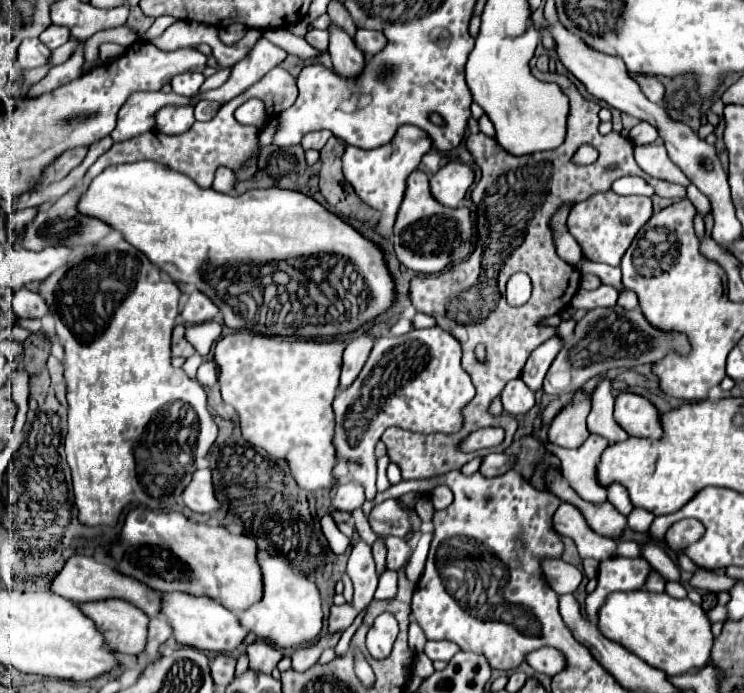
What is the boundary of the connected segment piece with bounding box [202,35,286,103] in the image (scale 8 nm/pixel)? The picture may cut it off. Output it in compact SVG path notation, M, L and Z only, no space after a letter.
M260 35L260 39L248 51L248 55L232 67L230 79L222 87L204 93L202 99L212 99L218 103L232 101L240 93L244 93L250 85L254 85L258 79L262 79L272 67L282 63L284 59L286 59L286 51L272 45L264 35Z

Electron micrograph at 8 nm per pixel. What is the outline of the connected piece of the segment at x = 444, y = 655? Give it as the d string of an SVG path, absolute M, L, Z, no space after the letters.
M428 641L424 647L424 655L428 655L432 661L450 661L458 651L460 647L452 641Z

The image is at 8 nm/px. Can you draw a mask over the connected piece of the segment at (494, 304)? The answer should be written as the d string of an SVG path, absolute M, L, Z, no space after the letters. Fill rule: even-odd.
M532 69L532 73L540 81L554 81L568 95L570 99L568 133L566 133L564 143L558 149L522 155L522 157L514 157L506 153L504 149L498 149L490 155L490 149L500 147L500 145L496 143L496 139L486 137L484 133L474 133L466 139L466 147L476 157L476 163L482 171L480 183L476 183L476 187L472 189L472 201L478 207L476 209L476 229L478 229L476 249L466 261L446 267L446 271L438 275L414 277L410 283L410 299L416 311L434 315L438 319L438 325L460 341L462 367L470 375L476 394L468 403L468 407L464 407L462 411L464 425L458 433L414 435L412 431L390 427L382 435L390 461L402 469L402 481L434 479L454 469L460 469L464 463L468 463L476 455L484 455L486 451L460 453L456 449L456 443L470 431L480 429L484 425L484 419L486 419L486 427L494 425L494 427L504 427L506 431L504 443L490 451L504 453L510 447L512 437L518 429L516 419L510 415L492 417L488 413L488 405L496 395L500 395L502 387L508 381L518 379L522 375L522 367L528 361L530 353L556 333L552 327L538 327L536 321L550 317L562 311L564 307L568 307L570 299L580 287L580 271L564 263L554 251L552 231L548 227L548 221L554 215L554 211L562 203L578 203L582 199L588 199L594 193L604 193L612 187L616 179L626 177L626 175L644 177L656 189L660 197L678 197L678 199L686 197L686 187L674 185L662 179L654 179L636 165L634 143L628 137L622 137L620 133L608 133L608 135L598 133L600 105L584 99L580 91L576 89L576 85L566 75L550 73L550 71L542 73L538 69ZM582 143L594 145L600 153L596 163L588 167L578 167L570 161L574 151ZM612 163L618 165L616 171L608 171L608 165ZM516 271L528 273L534 287L530 301L522 307L510 307L506 301L506 281ZM476 345L486 347L486 357L482 361L474 353Z

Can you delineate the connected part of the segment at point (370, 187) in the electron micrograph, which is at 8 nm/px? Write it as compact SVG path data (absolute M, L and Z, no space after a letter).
M402 125L398 129L398 133L394 135L394 139L378 149L358 149L358 147L346 147L346 153L342 157L344 161L344 175L346 181L354 187L354 191L358 193L358 197L368 203L370 207L378 209L382 213L380 221L378 221L378 231L384 237L390 237L394 221L396 221L396 213L398 207L404 199L404 191L406 191L406 179L412 171L418 169L420 159L432 149L432 139L418 127L414 125Z

